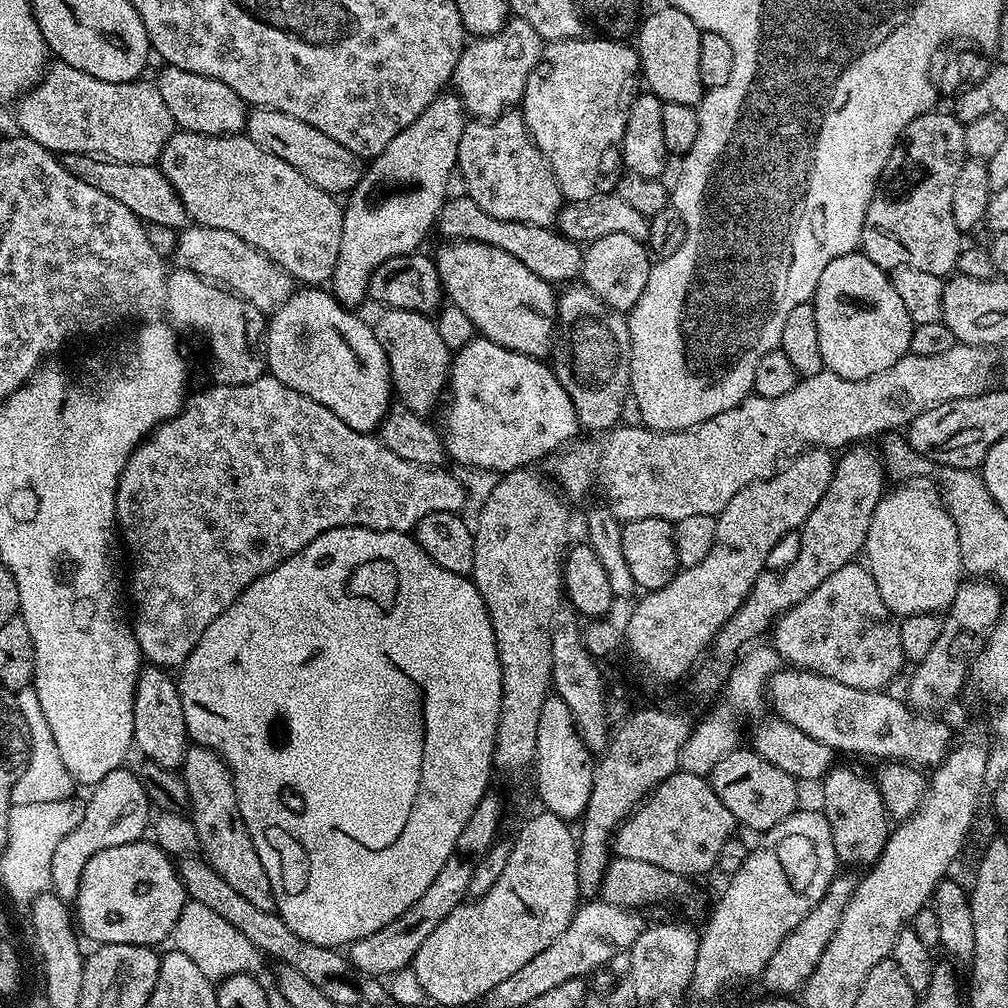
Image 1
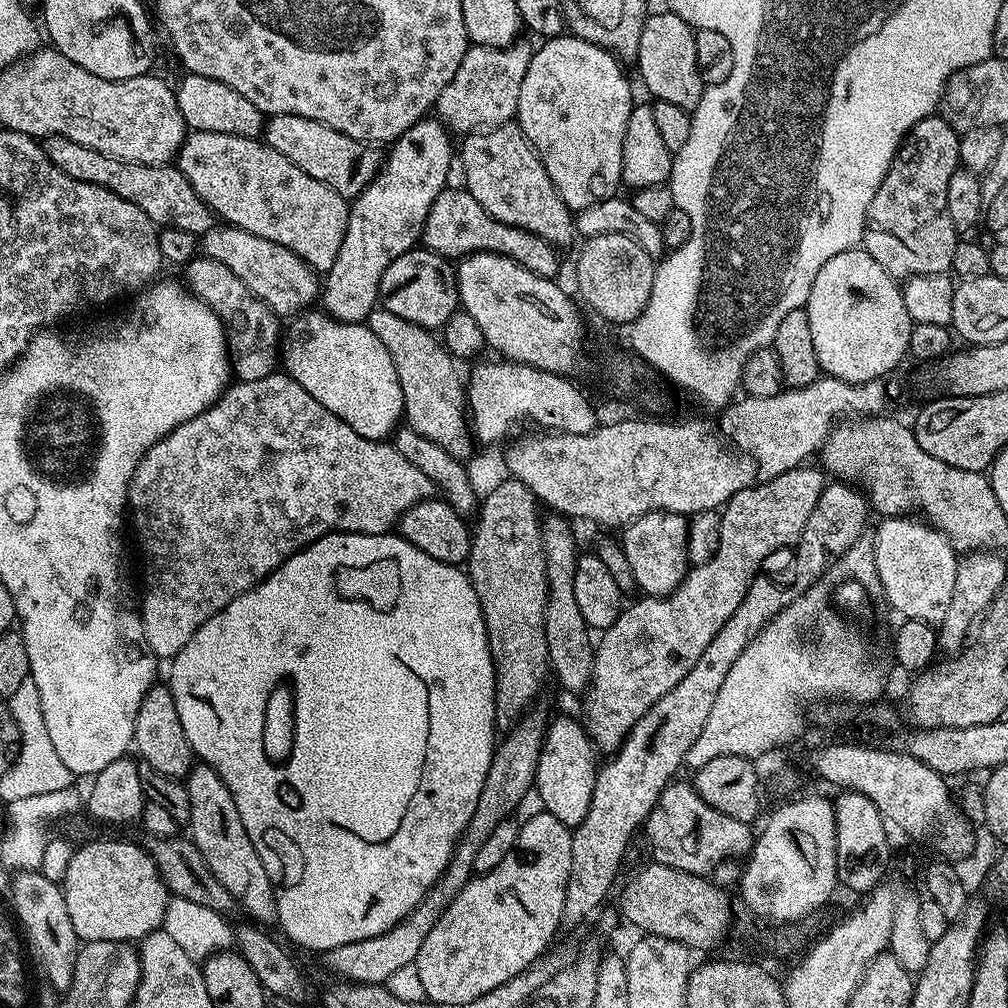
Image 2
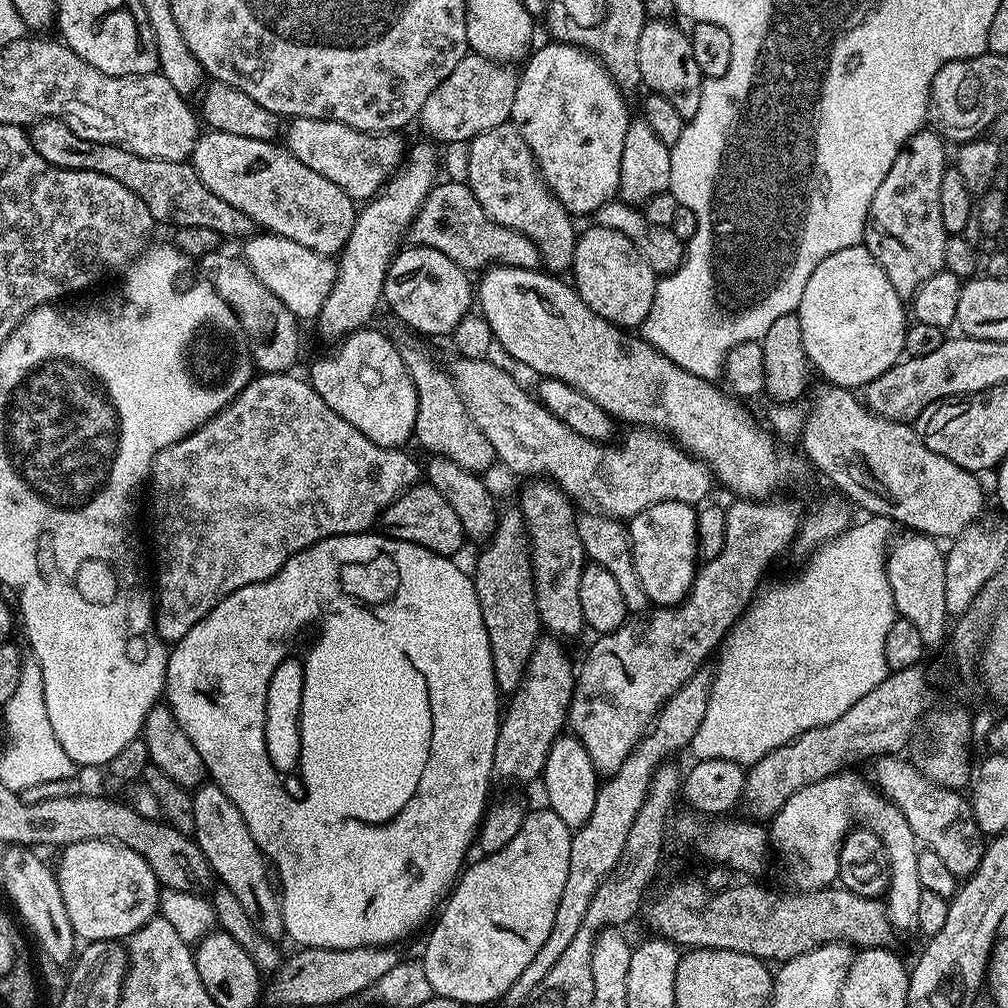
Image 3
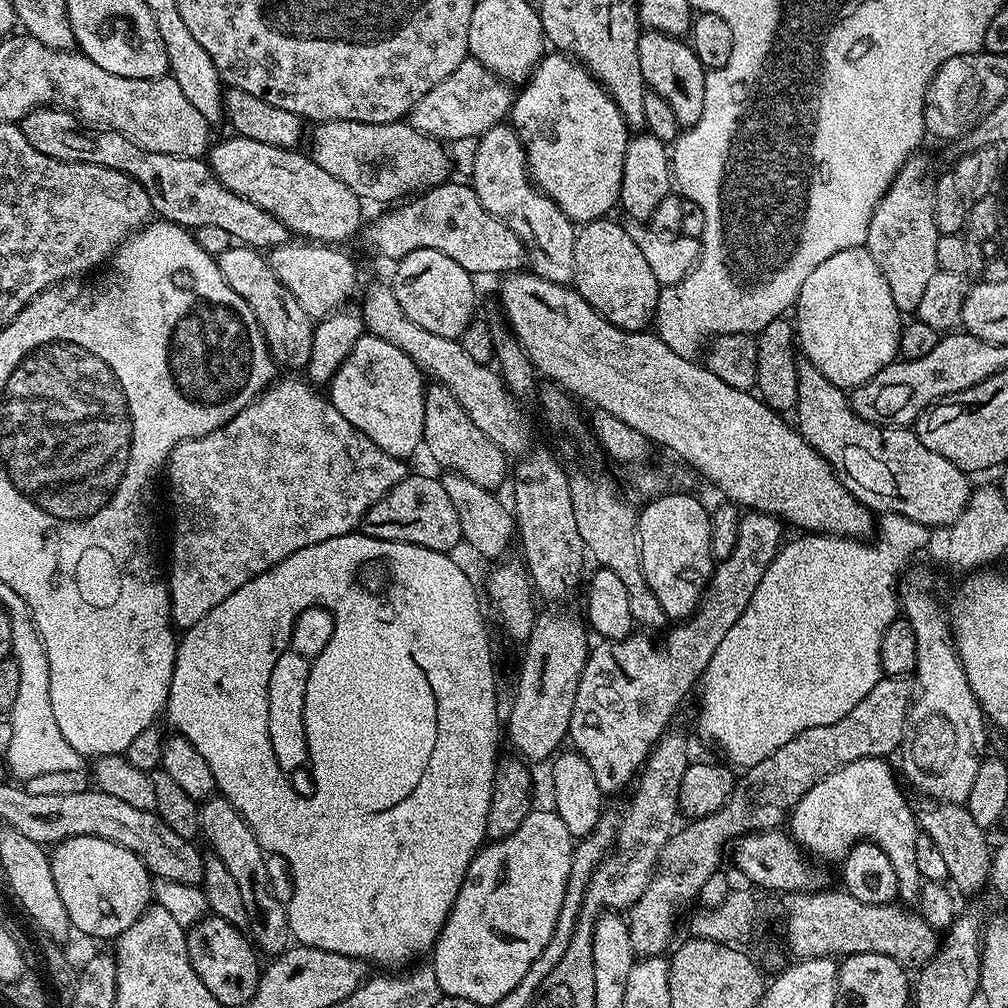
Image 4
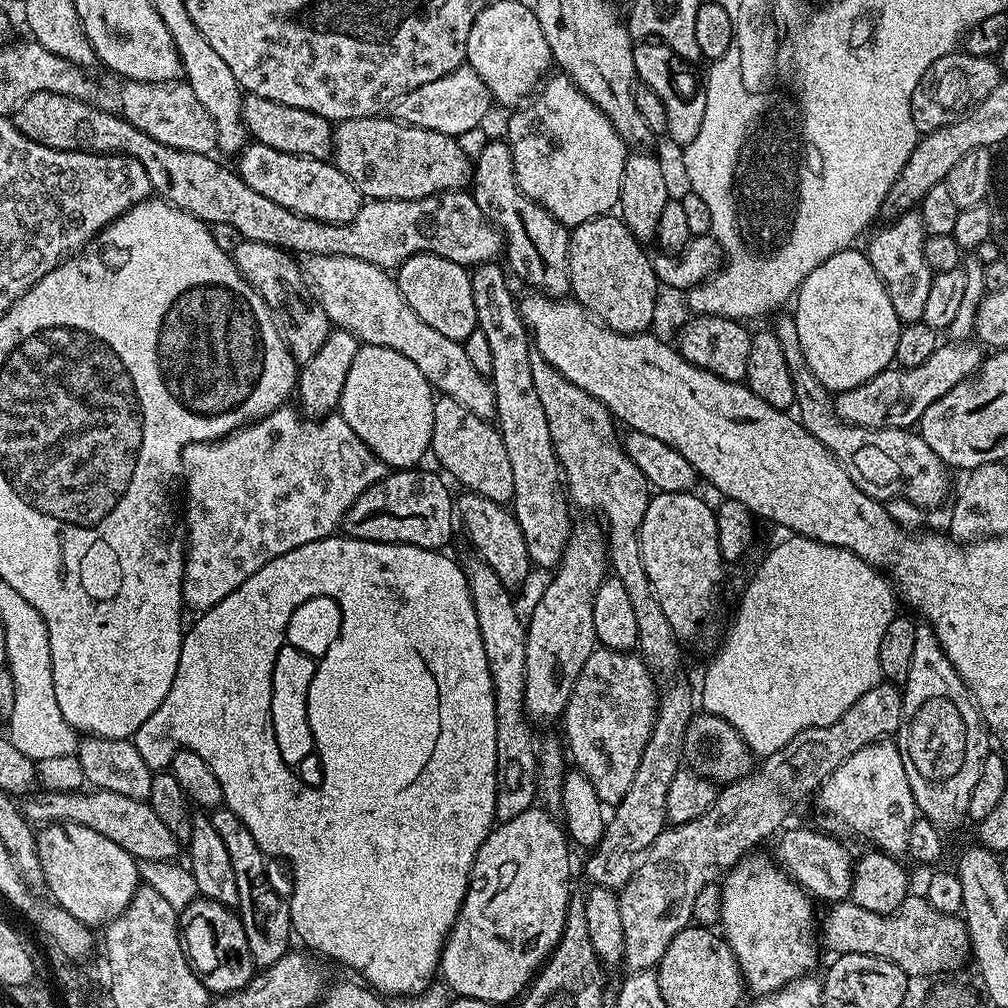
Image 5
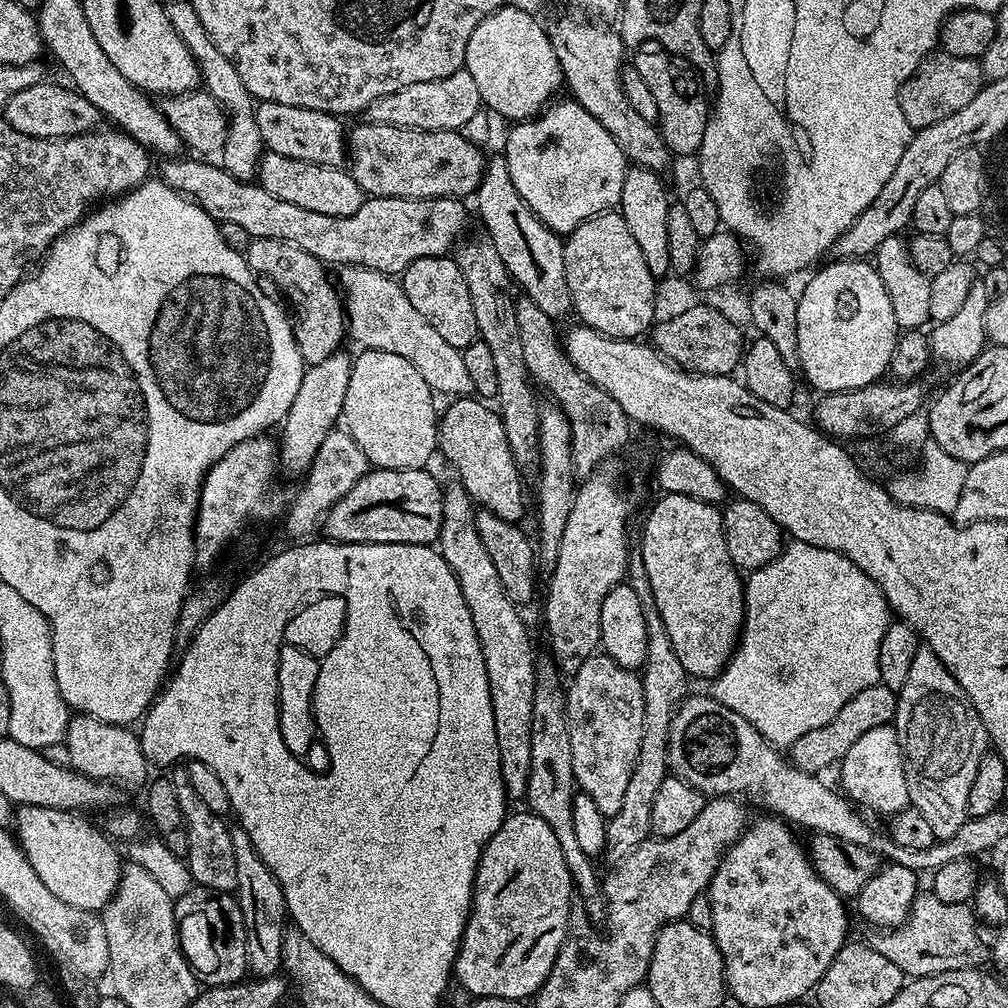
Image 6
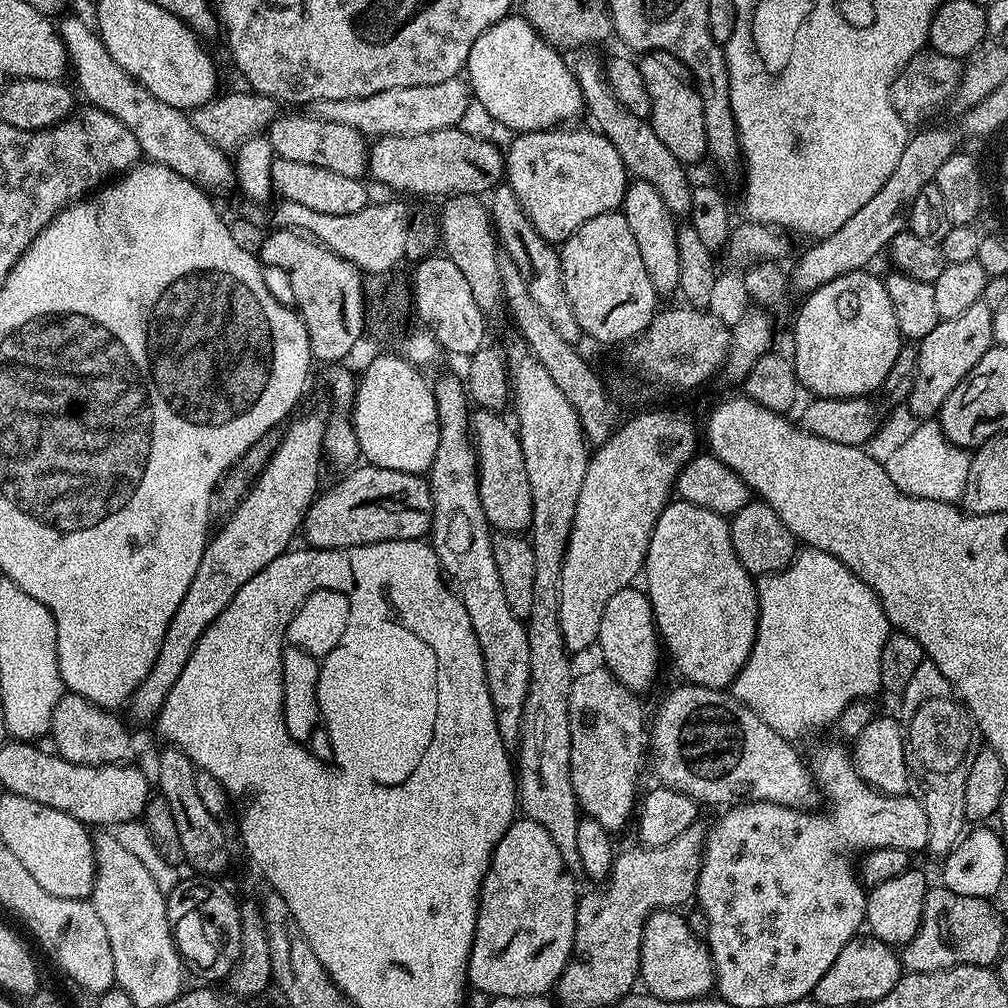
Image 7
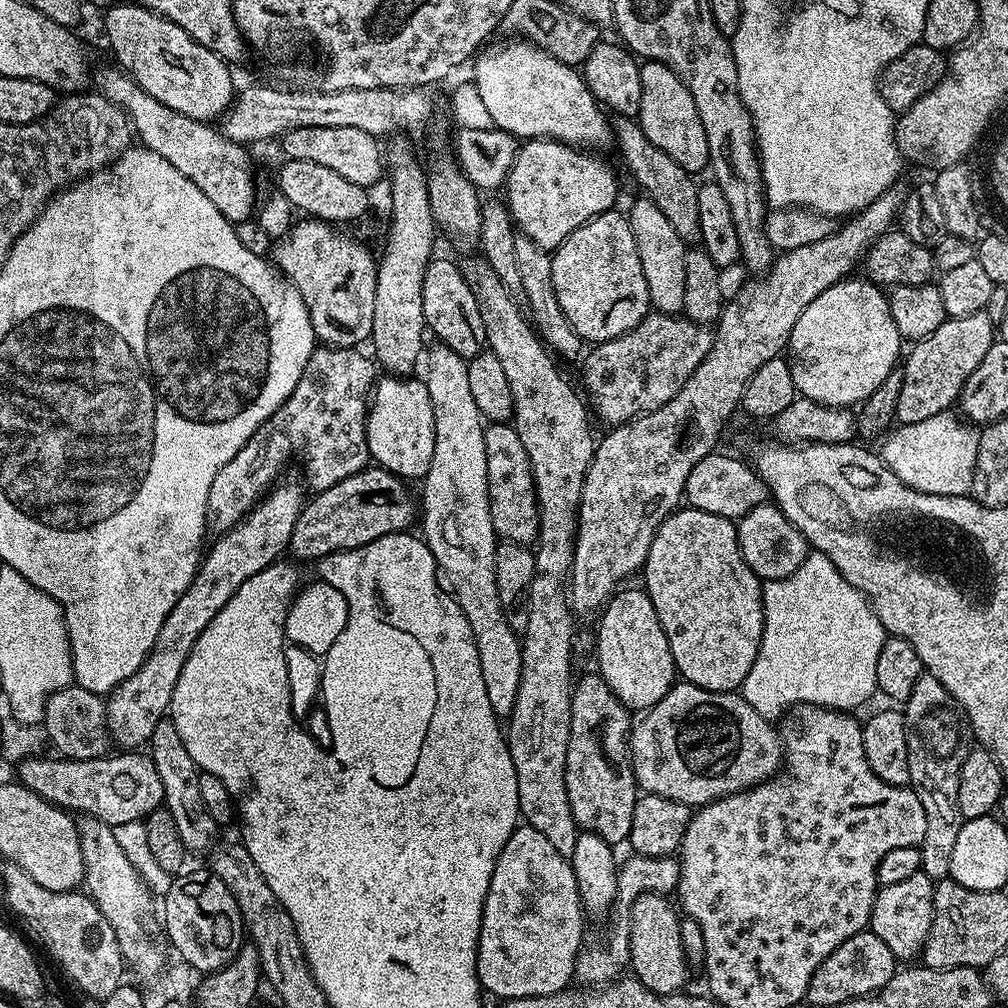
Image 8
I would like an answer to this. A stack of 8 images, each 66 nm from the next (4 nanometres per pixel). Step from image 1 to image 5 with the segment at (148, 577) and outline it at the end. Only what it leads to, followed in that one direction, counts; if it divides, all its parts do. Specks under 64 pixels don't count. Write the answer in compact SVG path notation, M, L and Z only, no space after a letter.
M291 406L276 408L270 415L261 416L260 419L253 420L242 428L236 428L230 434L221 436L219 440L210 440L207 444L188 444L184 447L182 468L186 476L188 472L188 509L182 512L182 520L186 525L186 547L181 598L183 607L187 611L189 608L192 614L203 614L218 602L222 602L222 598L238 590L238 586L242 586L246 578L258 574L258 570L262 570L266 562L274 562L282 558L282 554L290 554L298 550L298 546L317 544L322 538L333 535L343 525L346 510L350 510L350 506L354 506L354 502L363 492L370 490L370 486L374 486L386 475L386 465L368 449L366 442L362 442L362 438L358 438L358 434L354 434L354 430L350 430L343 416L329 414L309 422L295 407L293 408Z

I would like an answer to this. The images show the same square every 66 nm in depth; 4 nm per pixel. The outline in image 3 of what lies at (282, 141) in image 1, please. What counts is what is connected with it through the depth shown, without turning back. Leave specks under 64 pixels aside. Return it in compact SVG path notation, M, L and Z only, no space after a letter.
M305 116L289 119L287 124L288 151L298 158L298 162L302 162L302 166L310 166L314 174L330 178L330 182L341 188L353 202L367 202L381 191L388 177L400 166L406 152L406 144L396 134L358 132L340 122Z

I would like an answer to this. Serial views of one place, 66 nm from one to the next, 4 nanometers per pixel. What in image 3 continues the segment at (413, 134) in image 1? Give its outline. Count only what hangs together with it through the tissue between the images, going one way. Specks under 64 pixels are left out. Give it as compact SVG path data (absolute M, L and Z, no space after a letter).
M416 144L413 148L411 145L407 149L406 159L388 177L383 189L377 192L371 200L367 201L357 211L354 230L350 230L350 238L346 242L344 249L338 254L336 280L333 282L333 288L325 298L325 304L322 306L318 317L318 322L322 324L326 333L336 336L335 338L342 338L350 332L356 332L371 321L368 319L375 314L376 307L381 307L388 267L392 265L393 258L396 257L397 252L405 243L404 231L411 224L413 227L414 221L420 215L420 208L423 207L424 200L427 199L438 183L436 168L438 172L438 150L436 154L434 145Z

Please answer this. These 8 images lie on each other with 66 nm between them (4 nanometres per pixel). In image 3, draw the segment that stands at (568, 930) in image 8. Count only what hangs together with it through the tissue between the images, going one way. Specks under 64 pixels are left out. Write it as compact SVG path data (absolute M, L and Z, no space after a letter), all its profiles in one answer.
M541 808L541 812L529 811L525 815L522 830L514 834L510 846L493 856L477 859L477 864L468 869L465 867L464 877L455 881L450 895L443 901L440 921L433 926L422 955L426 979L435 995L453 999L461 1006L488 1004L520 984L522 970L534 962L538 950L542 950L546 938L550 938L554 916L558 914L558 902L562 902L562 886L566 886L566 874L570 874L573 829L568 828L551 808Z

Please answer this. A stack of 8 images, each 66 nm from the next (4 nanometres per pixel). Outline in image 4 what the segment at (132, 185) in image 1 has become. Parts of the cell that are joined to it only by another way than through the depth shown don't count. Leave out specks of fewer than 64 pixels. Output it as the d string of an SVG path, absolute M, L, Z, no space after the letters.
M36 108L26 114L18 126L26 134L26 142L50 158L75 164L106 166L132 176L143 186L152 203L152 211L159 219L181 224L189 230L202 226L222 226L233 241L257 250L271 250L289 243L290 233L286 225L266 214L266 210L223 188L203 159L147 152L117 132L85 130L83 127L76 128L76 124L77 117L62 108Z

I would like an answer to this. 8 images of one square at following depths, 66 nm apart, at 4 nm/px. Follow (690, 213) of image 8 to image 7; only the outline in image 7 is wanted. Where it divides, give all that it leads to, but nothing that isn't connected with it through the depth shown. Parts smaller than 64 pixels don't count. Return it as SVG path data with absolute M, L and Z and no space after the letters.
M592 54L577 55L580 57L577 58L576 64L574 63L574 71L578 86L582 90L584 112L593 120L591 123L594 125L595 131L602 133L610 142L610 146L614 146L614 150L618 150L618 158L622 158L629 177L642 182L650 182L650 186L654 186L654 190L658 190L662 202L666 202L666 206L670 206L673 216L687 217L694 187L693 181L688 181L689 169L681 160L674 158L674 154L670 154L670 149L659 140L658 134L654 134L651 123L645 117L630 114L630 110L626 110L626 106L622 106L622 102L618 102L618 98L614 98L604 73L602 60L588 55Z

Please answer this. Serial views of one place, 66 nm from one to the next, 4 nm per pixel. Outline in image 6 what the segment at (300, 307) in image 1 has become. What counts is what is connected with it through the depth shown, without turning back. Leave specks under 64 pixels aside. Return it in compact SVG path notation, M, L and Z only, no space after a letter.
M365 348L353 359L352 369L350 370L350 386L346 386L346 402L344 403L344 414L342 417L343 427L352 435L354 442L358 442L358 446L362 450L362 454L366 454L369 465L373 469L378 468L422 468L429 462L428 459L433 455L434 457L438 452L438 408L436 412L436 404L434 399L433 390L426 384L419 370L406 361L405 358L400 358L396 354L387 353L385 350L376 350Z

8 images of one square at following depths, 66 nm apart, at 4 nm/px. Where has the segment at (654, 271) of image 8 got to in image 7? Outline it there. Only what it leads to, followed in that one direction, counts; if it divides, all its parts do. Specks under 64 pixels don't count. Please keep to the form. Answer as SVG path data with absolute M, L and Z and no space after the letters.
M633 179L624 191L622 211L626 223L630 226L630 234L634 234L634 243L642 250L642 263L646 265L646 274L654 285L657 297L664 298L679 289L678 282L678 227L677 217L673 216L670 206L662 202L658 190L650 186L650 182Z

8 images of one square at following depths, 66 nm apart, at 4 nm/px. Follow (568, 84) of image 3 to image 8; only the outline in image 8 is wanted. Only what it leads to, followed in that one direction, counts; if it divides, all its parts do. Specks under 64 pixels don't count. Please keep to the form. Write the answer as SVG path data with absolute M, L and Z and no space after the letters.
M530 140L521 143L517 147L514 166L506 181L507 188L506 203L516 228L526 238L549 250L562 246L562 242L566 242L566 238L570 238L578 226L590 222L598 214L613 211L617 207L616 195L620 192L611 166L600 154L581 150L560 140Z

